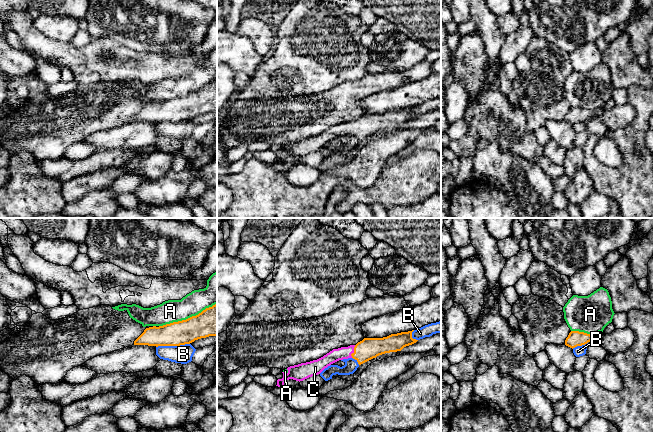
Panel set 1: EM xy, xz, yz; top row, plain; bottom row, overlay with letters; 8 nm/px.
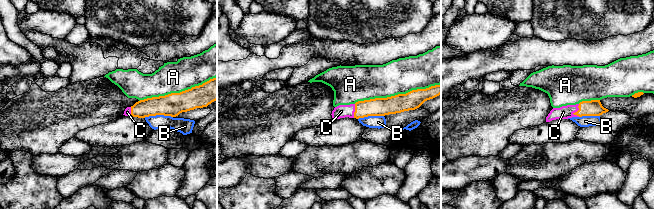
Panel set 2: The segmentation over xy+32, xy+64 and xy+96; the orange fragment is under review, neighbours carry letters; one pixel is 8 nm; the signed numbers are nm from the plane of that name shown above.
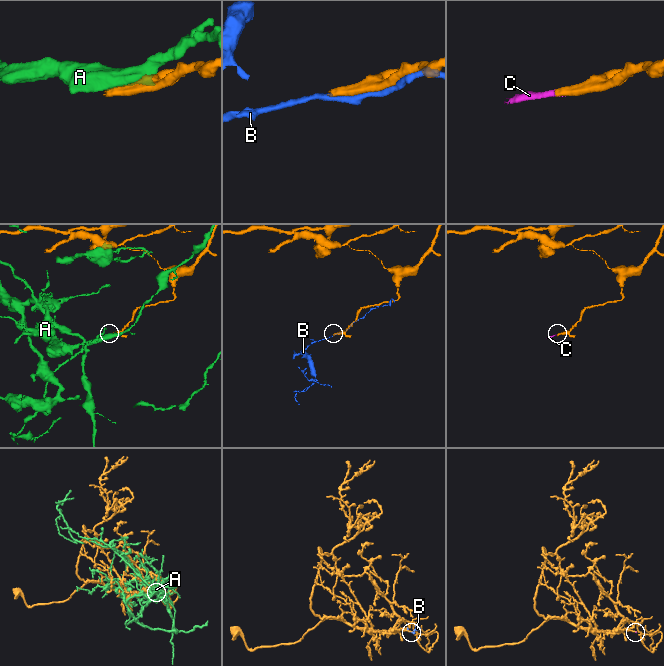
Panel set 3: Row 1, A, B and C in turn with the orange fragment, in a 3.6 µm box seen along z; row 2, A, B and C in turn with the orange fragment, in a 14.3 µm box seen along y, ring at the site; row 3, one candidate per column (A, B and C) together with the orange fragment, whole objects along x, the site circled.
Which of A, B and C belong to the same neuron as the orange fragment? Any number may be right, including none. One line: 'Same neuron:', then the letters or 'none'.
Same neuron: C

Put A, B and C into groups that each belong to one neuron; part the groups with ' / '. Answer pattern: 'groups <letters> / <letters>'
groups A / B / C

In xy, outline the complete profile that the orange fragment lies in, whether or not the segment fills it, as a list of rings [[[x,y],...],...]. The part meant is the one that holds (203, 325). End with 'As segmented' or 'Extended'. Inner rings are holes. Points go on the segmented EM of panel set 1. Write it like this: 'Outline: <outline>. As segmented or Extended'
Outline: [[[217,304],[186,320],[146,328],[134,345],[180,346],[209,336],[217,336]]]. As segmented

